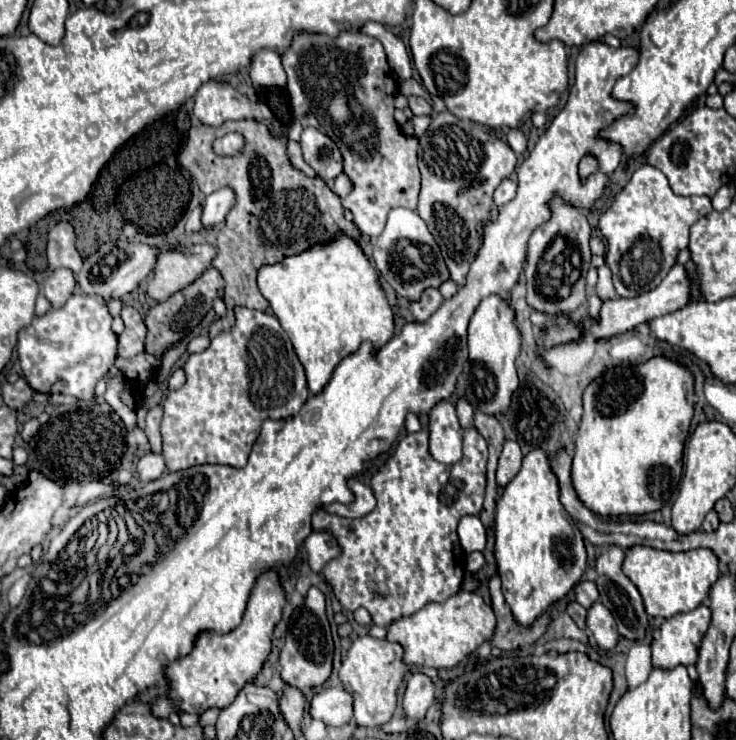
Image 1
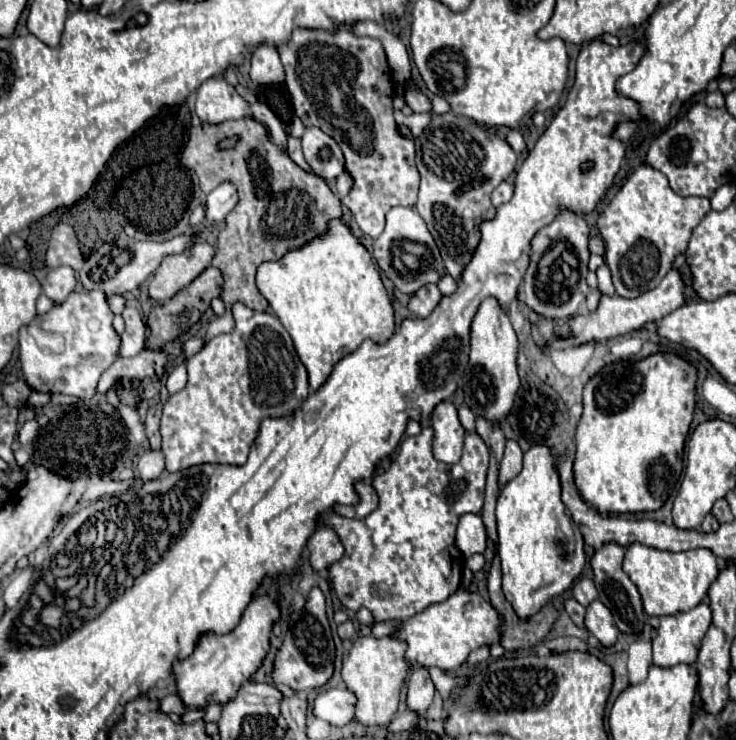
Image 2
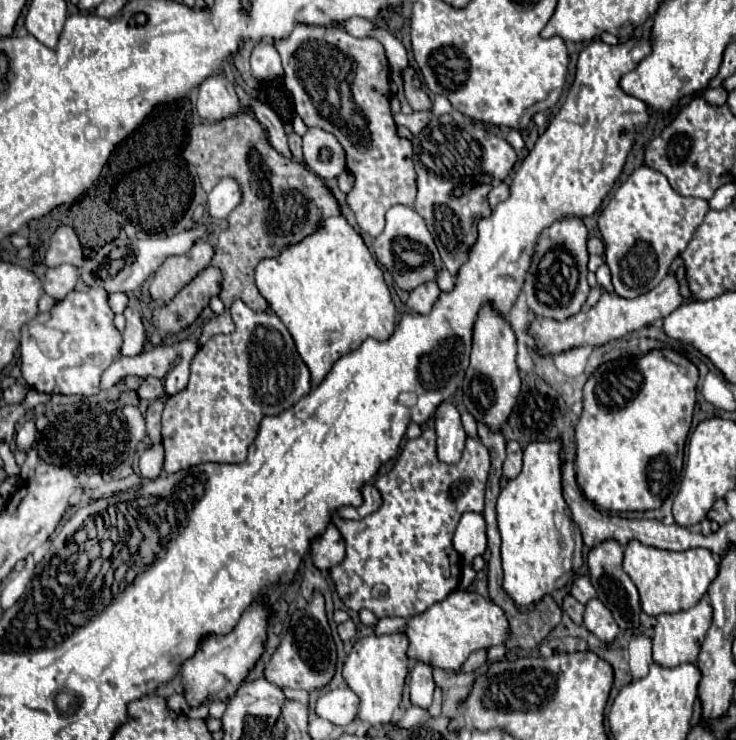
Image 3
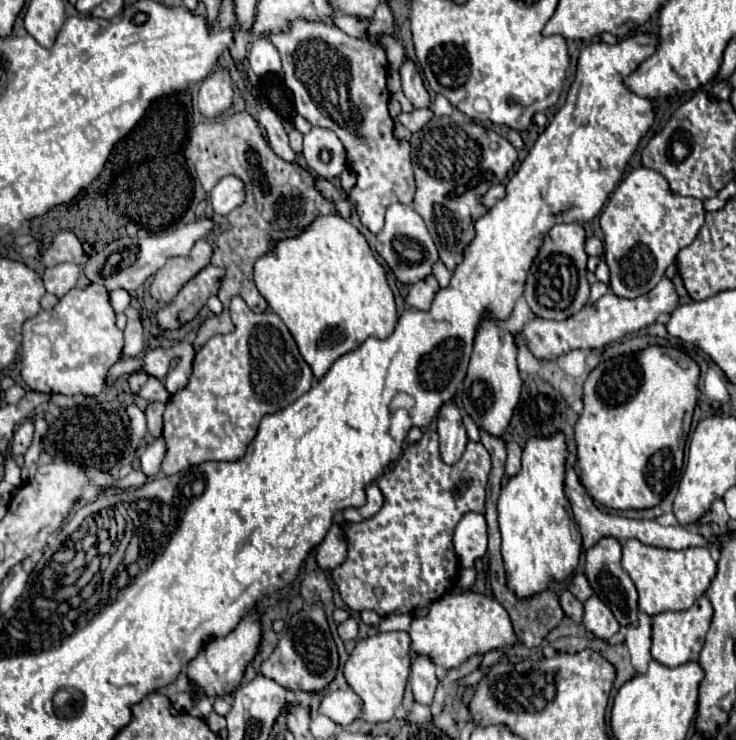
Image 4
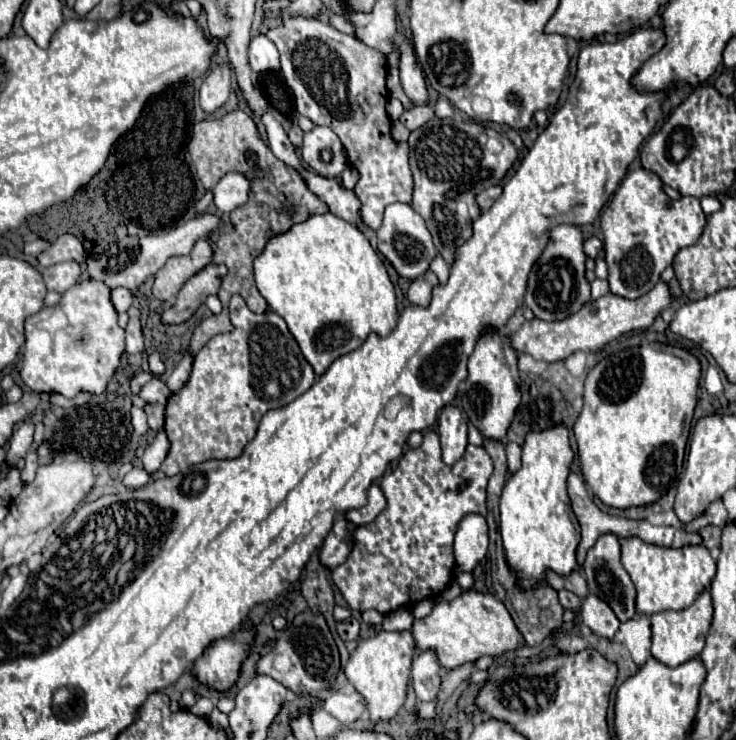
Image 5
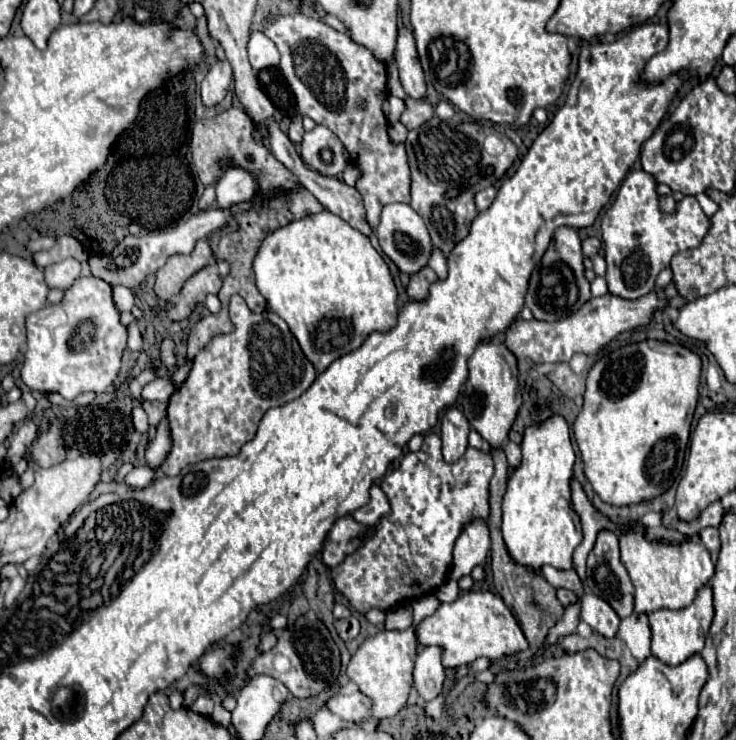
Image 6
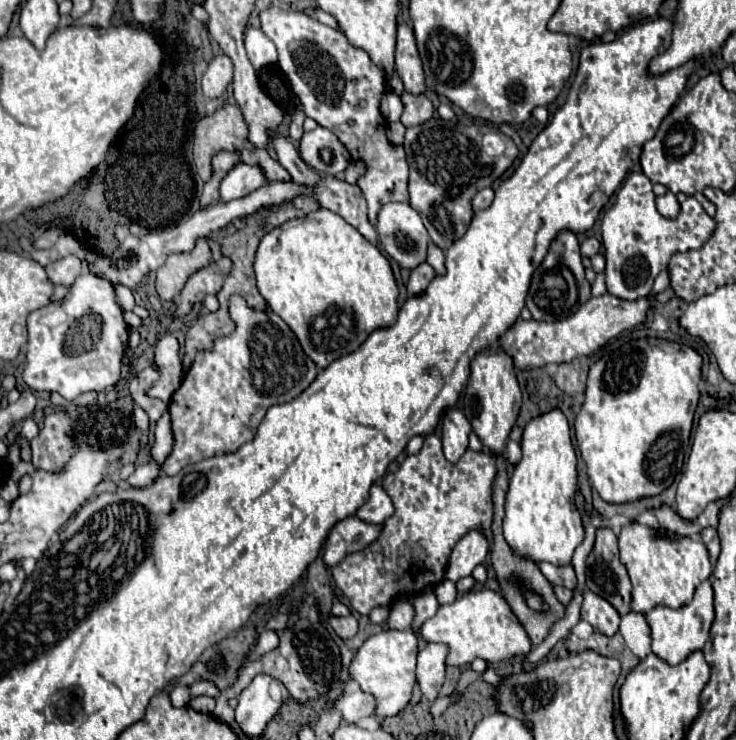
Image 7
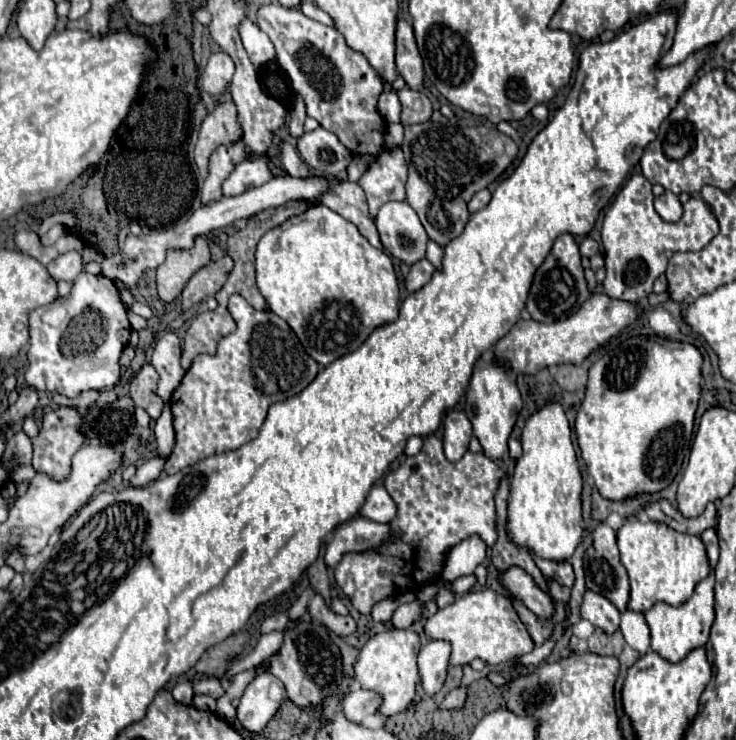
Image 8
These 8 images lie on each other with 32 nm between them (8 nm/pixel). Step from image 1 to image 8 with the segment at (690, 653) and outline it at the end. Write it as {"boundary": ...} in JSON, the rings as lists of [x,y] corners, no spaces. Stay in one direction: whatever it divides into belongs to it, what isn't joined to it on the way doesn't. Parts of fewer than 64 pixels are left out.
{"boundary":[[[708,528],[702,532],[702,542],[706,546],[706,554],[710,560],[710,576],[704,578],[692,592],[692,596],[682,602],[680,606],[670,606],[666,602],[656,602],[648,612],[644,612],[644,618],[652,632],[652,650],[658,652],[662,658],[670,662],[682,660],[690,650],[704,646],[710,636],[710,628],[714,624],[714,568],[718,562],[718,536],[714,528]]]}

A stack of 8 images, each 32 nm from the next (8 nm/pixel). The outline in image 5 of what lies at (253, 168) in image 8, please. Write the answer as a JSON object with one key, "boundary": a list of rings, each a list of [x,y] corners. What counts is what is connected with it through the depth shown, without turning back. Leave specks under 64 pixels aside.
{"boundary":[[[228,172],[214,186],[214,204],[216,210],[222,214],[228,214],[234,208],[246,204],[248,196],[250,196],[250,180],[240,172]]]}

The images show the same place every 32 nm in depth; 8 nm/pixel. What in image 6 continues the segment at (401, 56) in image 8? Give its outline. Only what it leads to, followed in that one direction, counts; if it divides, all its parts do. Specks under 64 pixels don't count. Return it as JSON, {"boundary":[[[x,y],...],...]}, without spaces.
{"boundary":[[[402,26],[398,30],[398,42],[396,42],[396,66],[400,72],[400,82],[408,96],[422,98],[426,96],[426,82],[424,72],[418,60],[416,42],[412,36],[412,30]]]}

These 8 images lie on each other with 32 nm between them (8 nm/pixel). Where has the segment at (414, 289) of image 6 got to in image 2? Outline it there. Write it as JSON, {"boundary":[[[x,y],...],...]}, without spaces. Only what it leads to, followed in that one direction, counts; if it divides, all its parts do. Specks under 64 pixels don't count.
{"boundary":[[[428,284],[428,286],[422,286],[418,292],[414,292],[410,296],[408,308],[416,316],[428,316],[436,308],[436,304],[438,304],[440,298],[442,298],[442,294],[440,294],[438,286],[436,284]]]}

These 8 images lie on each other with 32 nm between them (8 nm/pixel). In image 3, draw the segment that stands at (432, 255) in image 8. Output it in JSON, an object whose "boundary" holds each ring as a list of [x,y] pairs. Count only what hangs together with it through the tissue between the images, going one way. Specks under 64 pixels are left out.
{"boundary":[[[440,266],[438,272],[436,272],[436,282],[444,292],[448,292],[452,288],[452,274],[444,266]]]}

